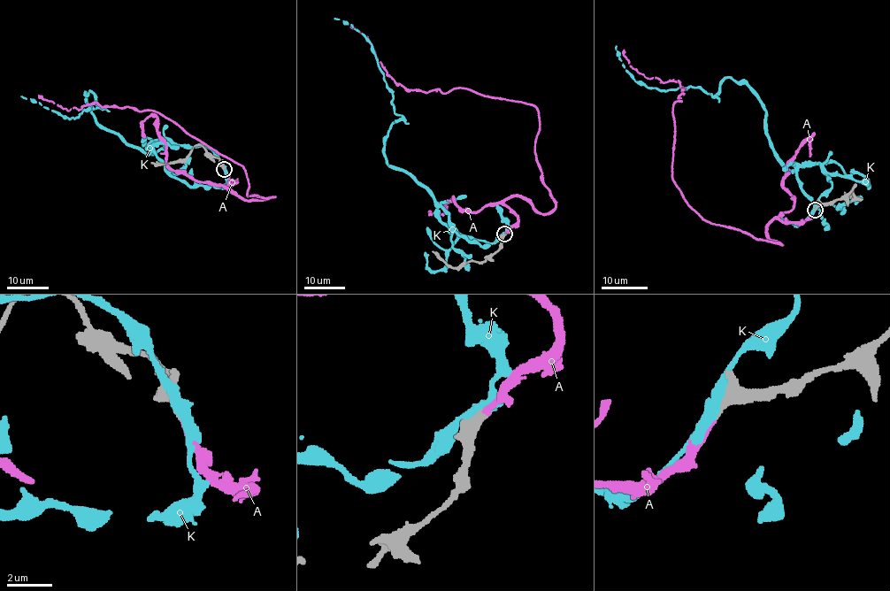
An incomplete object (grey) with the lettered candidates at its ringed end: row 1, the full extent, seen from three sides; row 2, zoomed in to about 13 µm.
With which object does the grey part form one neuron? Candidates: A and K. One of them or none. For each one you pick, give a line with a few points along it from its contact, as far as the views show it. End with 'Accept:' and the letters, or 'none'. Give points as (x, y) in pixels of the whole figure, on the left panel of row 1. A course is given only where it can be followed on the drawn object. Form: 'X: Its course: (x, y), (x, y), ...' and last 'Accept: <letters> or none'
A: Its course: (224, 169), (228, 190), (274, 197), (247, 197), (241, 165), (156, 111), (68, 111), (38, 95)
Accept: A

